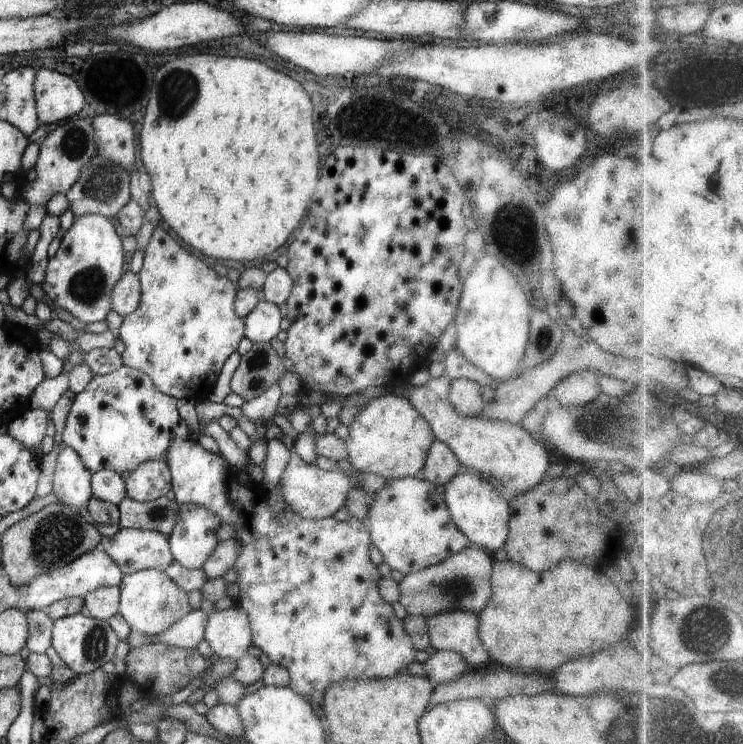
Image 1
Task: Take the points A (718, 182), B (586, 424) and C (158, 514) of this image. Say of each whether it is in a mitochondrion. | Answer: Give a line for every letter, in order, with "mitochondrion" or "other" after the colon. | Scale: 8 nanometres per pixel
A: mitochondrion
B: mitochondrion
C: mitochondrion

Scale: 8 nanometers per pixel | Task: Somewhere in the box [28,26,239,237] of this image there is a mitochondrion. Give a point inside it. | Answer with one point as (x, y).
(183, 96)

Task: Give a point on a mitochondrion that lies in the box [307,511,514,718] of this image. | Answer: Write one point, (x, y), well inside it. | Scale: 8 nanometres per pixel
(459, 589)

